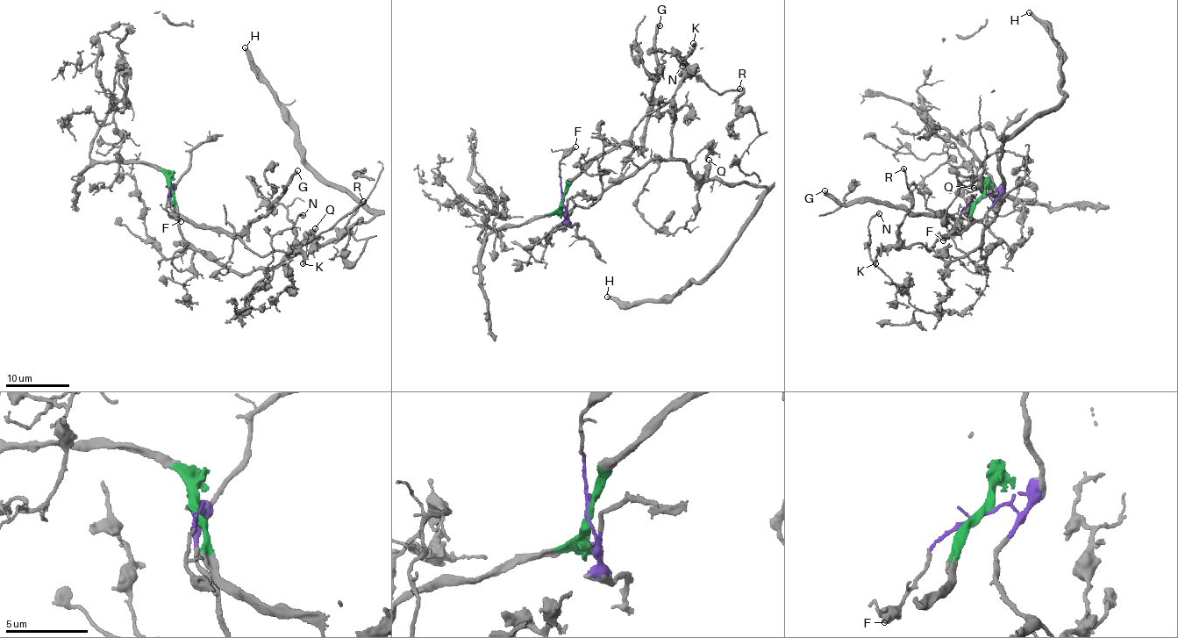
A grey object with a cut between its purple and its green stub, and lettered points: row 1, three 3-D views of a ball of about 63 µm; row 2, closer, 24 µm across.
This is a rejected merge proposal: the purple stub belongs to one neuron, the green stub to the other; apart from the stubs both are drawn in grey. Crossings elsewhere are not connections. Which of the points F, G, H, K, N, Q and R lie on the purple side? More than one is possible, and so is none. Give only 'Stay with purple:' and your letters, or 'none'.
Stay with purple: F, H, N, Q

